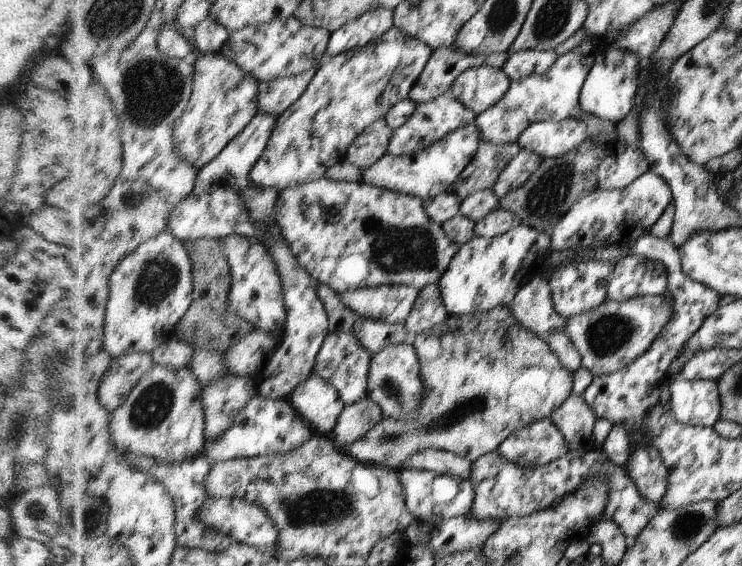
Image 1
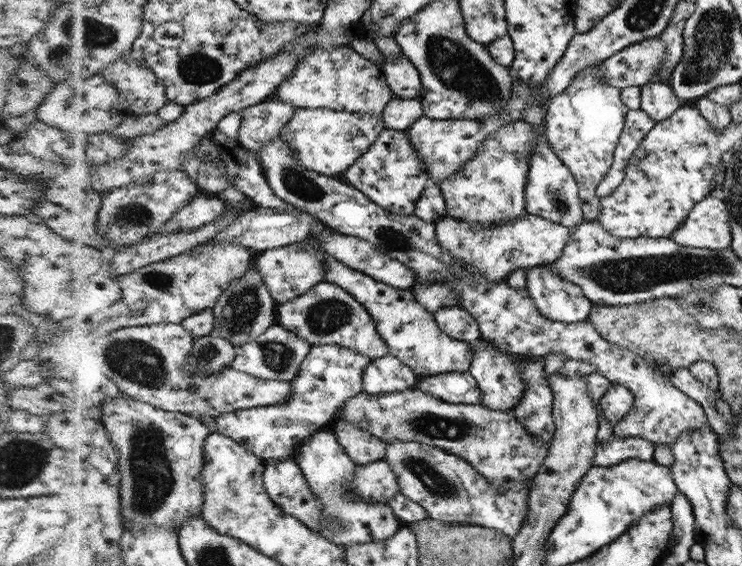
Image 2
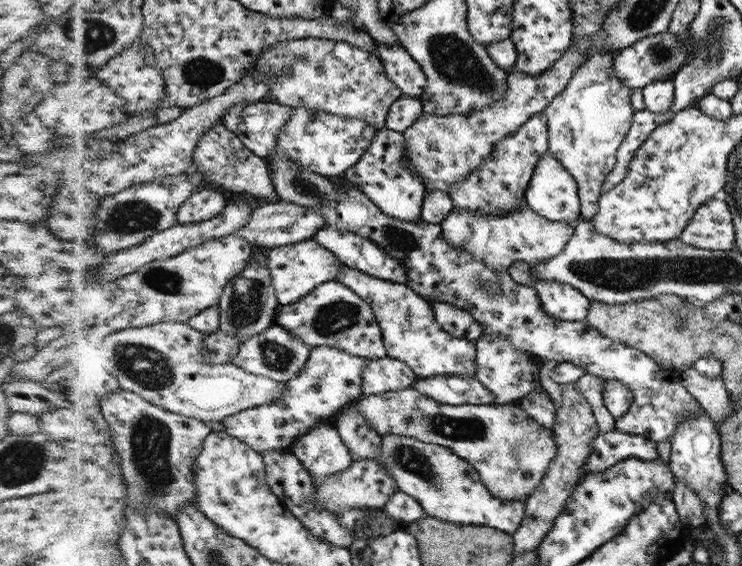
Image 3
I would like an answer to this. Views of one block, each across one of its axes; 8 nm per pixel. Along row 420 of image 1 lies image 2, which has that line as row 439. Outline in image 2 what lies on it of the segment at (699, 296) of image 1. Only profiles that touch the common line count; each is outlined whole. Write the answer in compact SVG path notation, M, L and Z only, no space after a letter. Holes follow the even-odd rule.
M611 436L606 444L596 446L596 458L593 459L593 466L614 466L630 458L653 460L655 444L643 438L632 436Z

